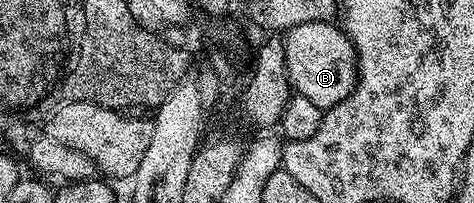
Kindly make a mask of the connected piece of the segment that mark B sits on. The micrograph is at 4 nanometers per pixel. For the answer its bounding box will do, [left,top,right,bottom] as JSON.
[281,20,357,109]

